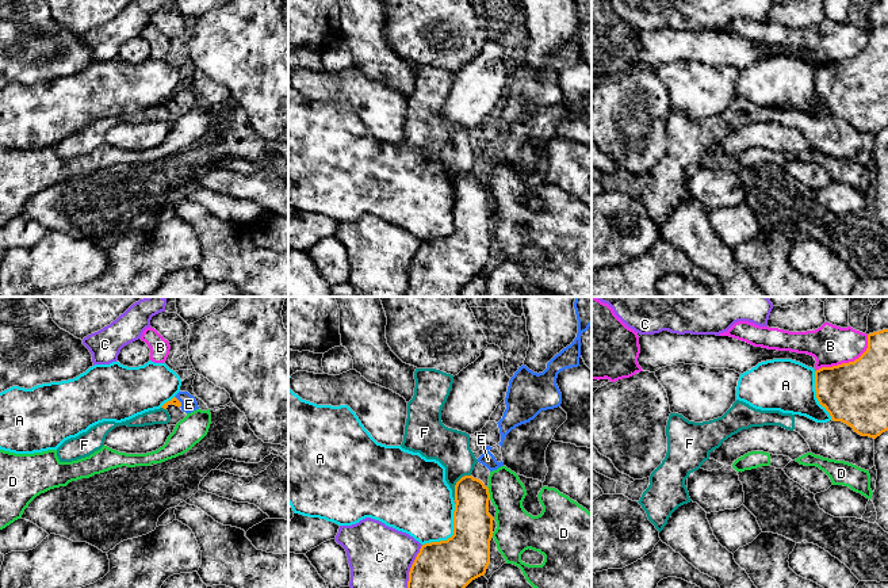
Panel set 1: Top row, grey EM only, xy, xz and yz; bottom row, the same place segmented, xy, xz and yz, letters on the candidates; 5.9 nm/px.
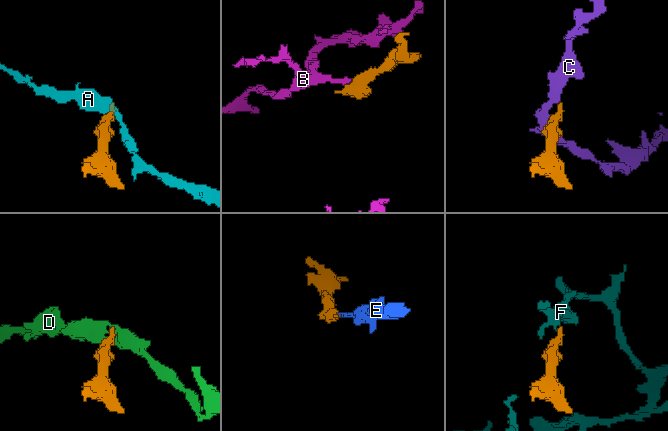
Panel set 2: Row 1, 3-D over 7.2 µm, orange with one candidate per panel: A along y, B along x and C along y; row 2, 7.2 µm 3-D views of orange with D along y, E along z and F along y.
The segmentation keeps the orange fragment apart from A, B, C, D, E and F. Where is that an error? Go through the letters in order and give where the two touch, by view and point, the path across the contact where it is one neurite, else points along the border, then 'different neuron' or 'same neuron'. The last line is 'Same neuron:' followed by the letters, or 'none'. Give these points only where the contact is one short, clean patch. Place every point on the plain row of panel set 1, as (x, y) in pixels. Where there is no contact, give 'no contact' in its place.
A: contact xz (454, 230); different neuron
B: contact yz (849, 58); border yz (868, 31), (868, 44), (857, 54), (816, 67); different neuron
C: contact xz (409, 268); different neuron
D: contact xz (489, 190); different neuron
E: contact xy (179, 98); way xy (173, 98), (179, 98), (188, 100); same neuron
F: contact xz (456, 180); border xz (470, 171), (464, 171), (456, 179), (454, 195); different neuron
Same neuron: E

